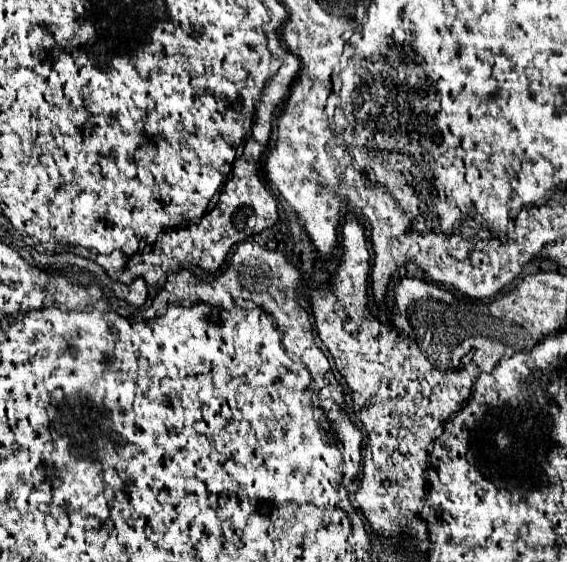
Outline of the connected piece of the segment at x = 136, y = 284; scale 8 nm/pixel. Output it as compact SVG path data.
M136 278L128 286L122 284L122 298L132 306L142 306L146 302L146 294L148 294L148 288L142 278Z

